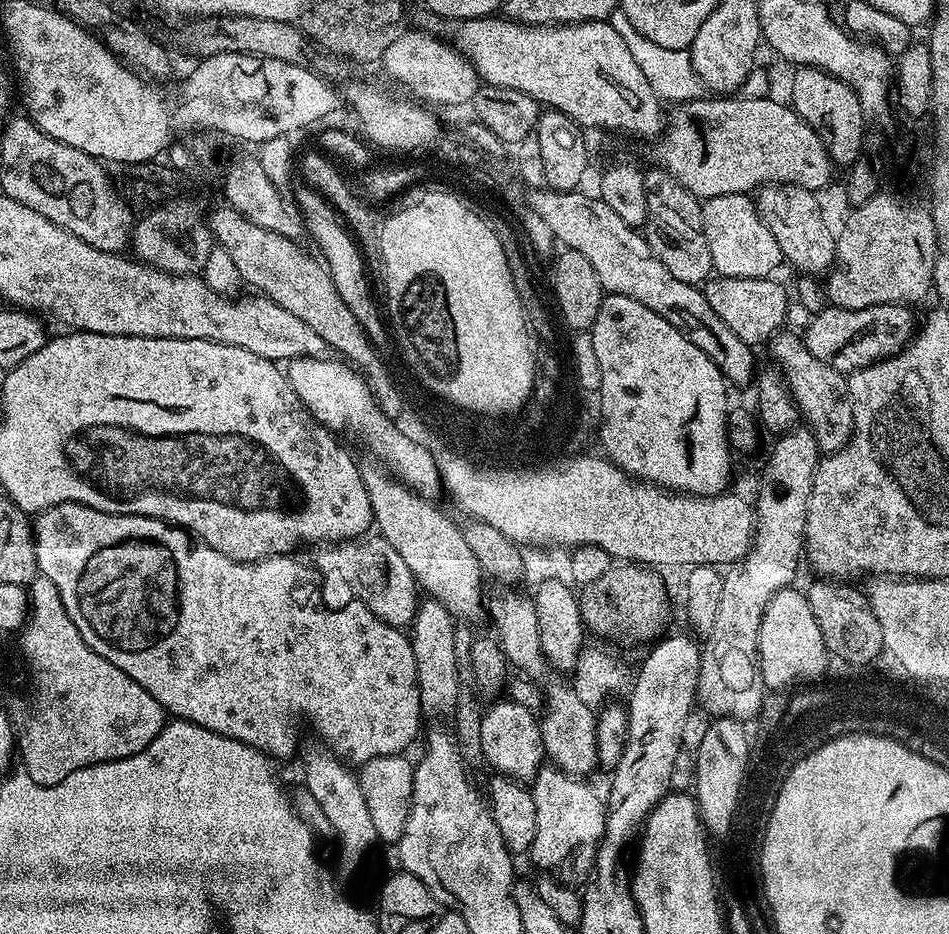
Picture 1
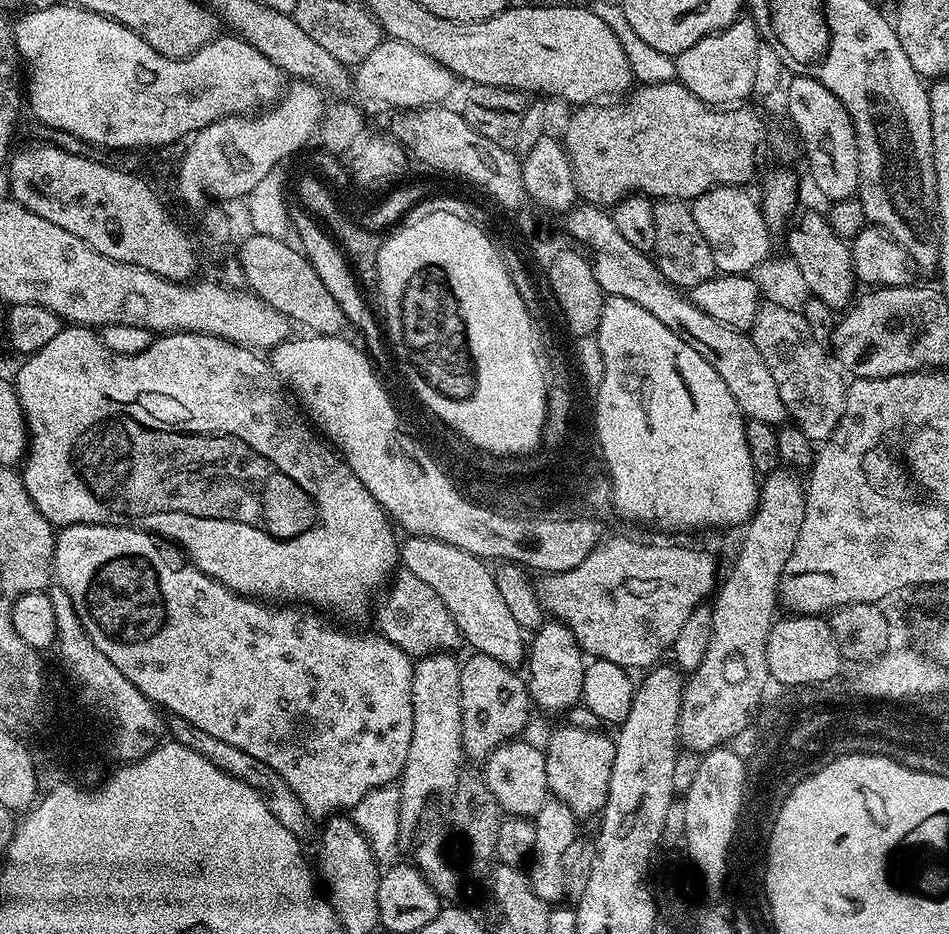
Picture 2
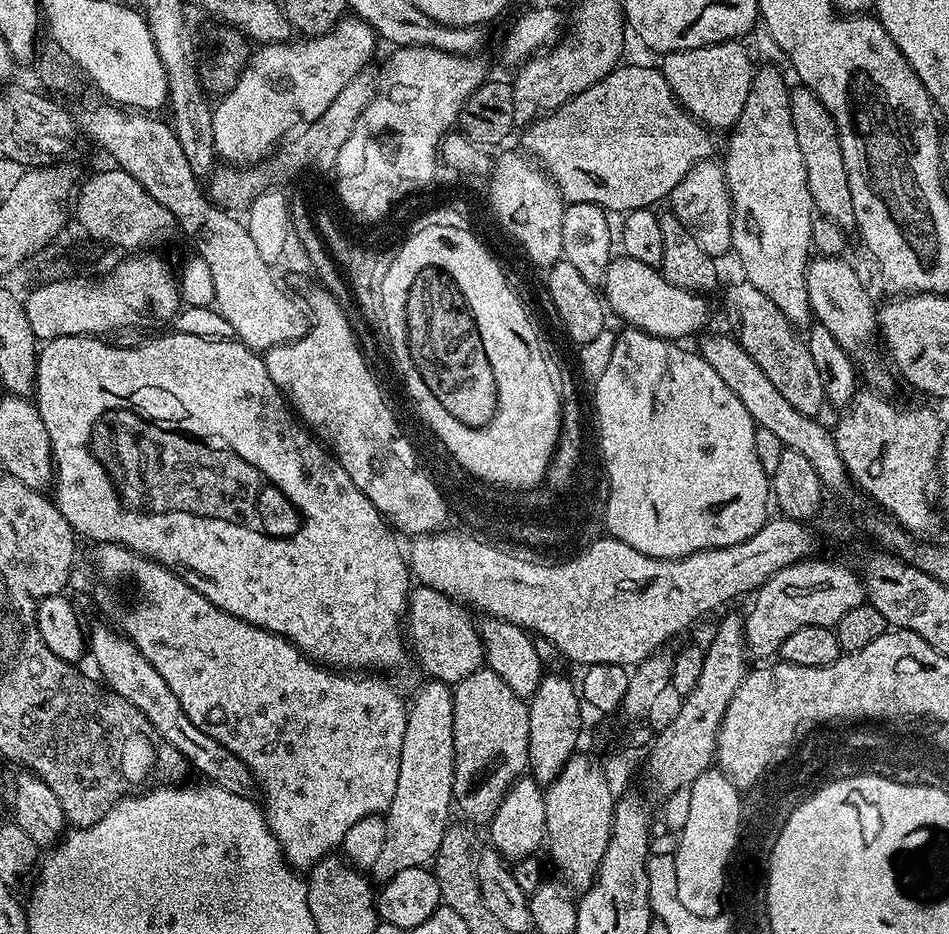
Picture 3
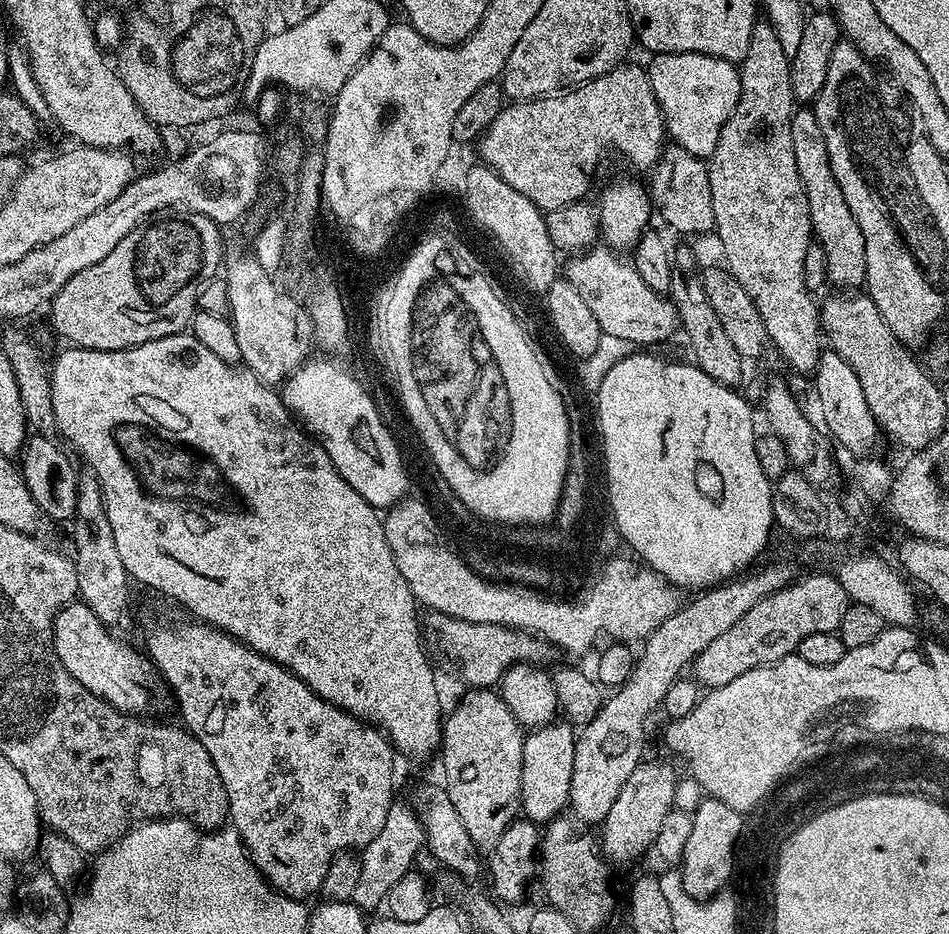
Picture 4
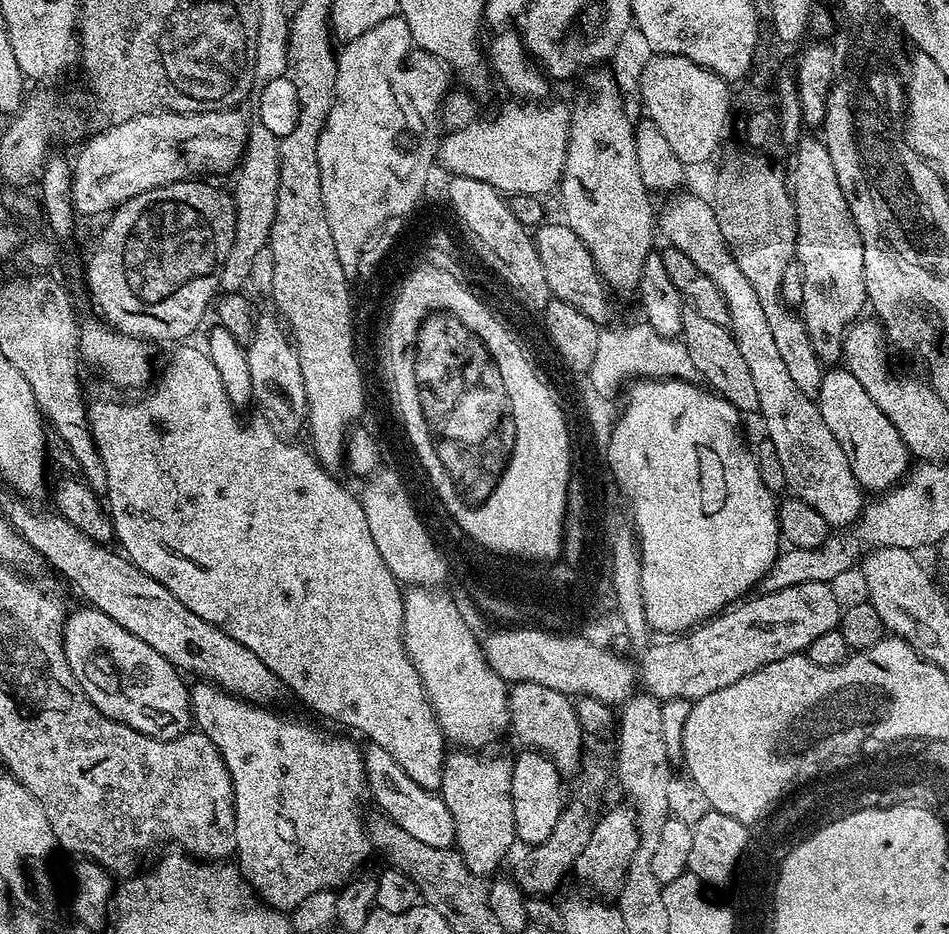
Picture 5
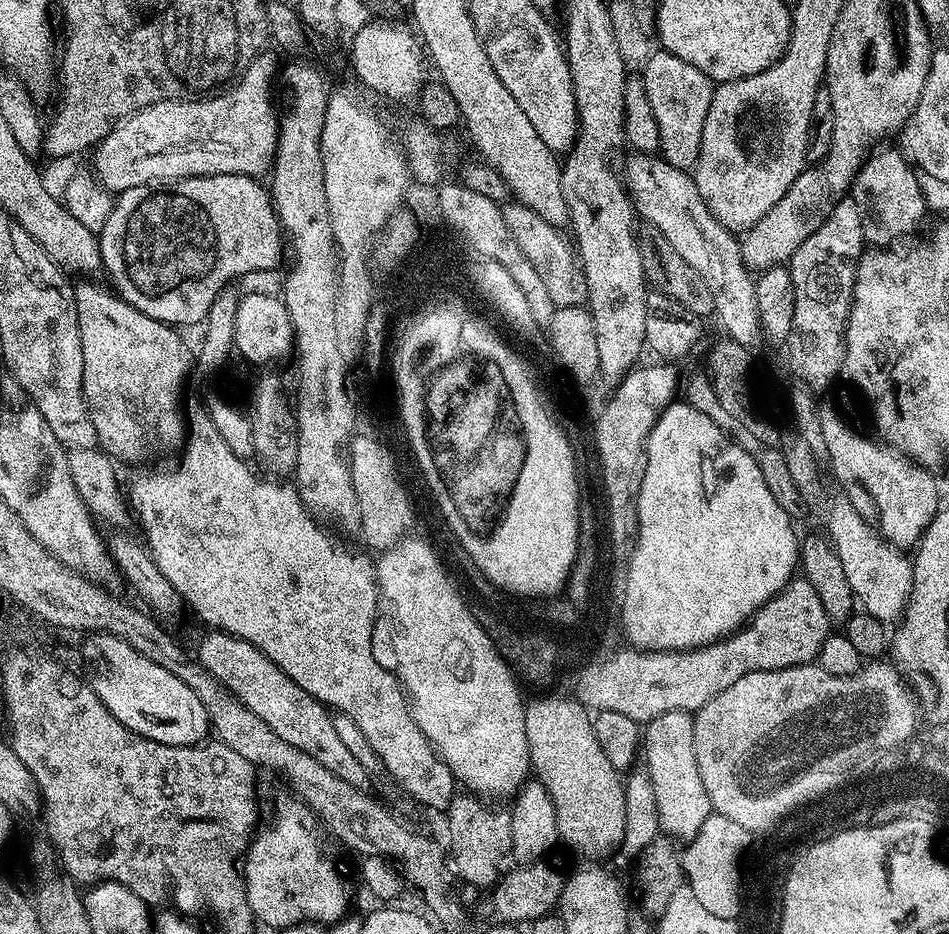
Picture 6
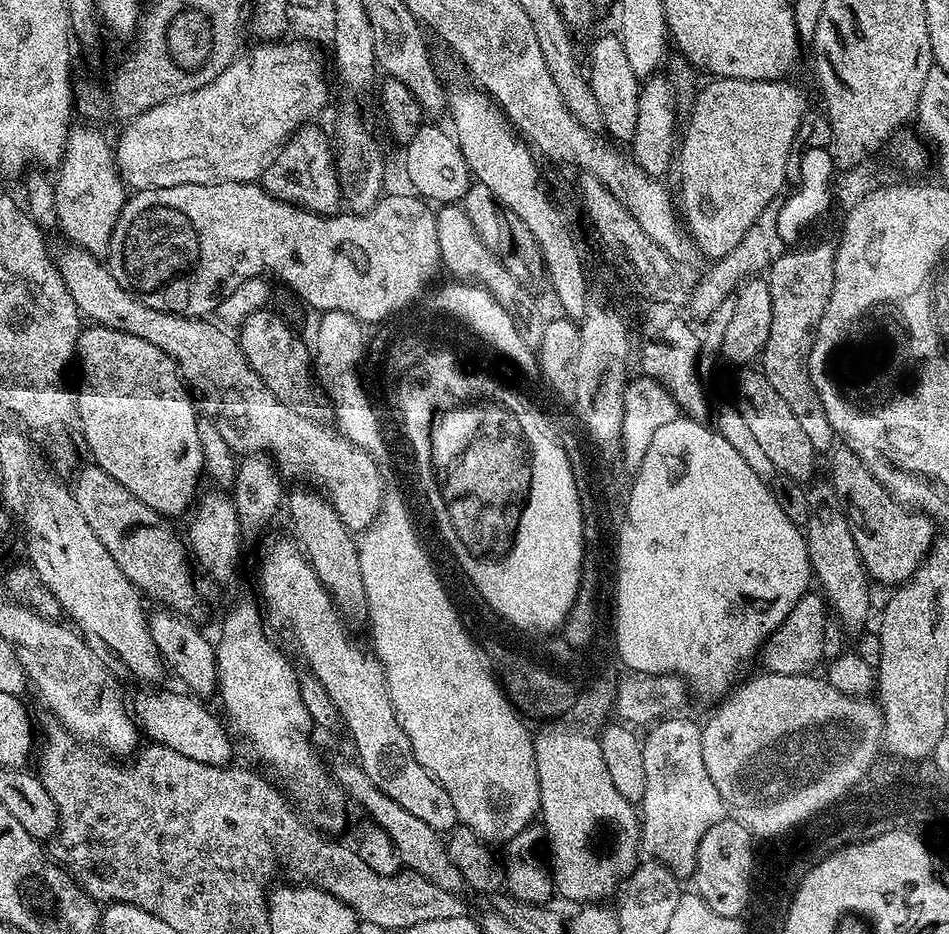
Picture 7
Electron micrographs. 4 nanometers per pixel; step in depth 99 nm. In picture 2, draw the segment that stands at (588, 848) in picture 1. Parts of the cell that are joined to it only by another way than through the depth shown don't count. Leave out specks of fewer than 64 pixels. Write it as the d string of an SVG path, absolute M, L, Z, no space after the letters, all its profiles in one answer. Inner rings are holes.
M549 799L547 804L538 810L534 818L536 833L534 834L534 852L527 869L528 881L532 883L534 894L543 904L556 906L561 903L568 883L580 872L580 863L585 863L584 844L580 841L581 821L559 800Z

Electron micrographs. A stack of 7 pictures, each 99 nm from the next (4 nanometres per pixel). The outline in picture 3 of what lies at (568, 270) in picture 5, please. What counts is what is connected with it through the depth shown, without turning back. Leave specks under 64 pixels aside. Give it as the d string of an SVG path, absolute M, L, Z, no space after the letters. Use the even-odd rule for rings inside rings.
M629 256L619 259L612 258L609 262L602 285L602 296L607 307L625 320L625 325L663 340L680 342L685 339L683 336L698 331L707 322L707 295L687 292L685 288L674 286L664 277L663 271L646 262Z

